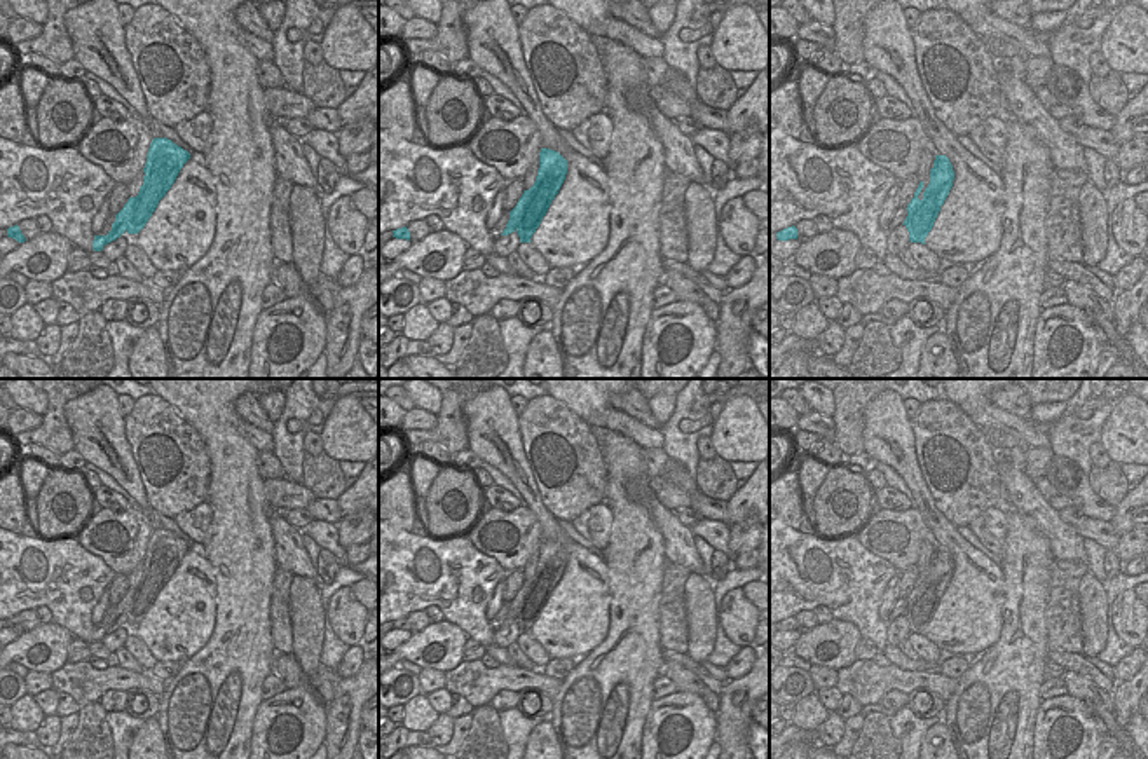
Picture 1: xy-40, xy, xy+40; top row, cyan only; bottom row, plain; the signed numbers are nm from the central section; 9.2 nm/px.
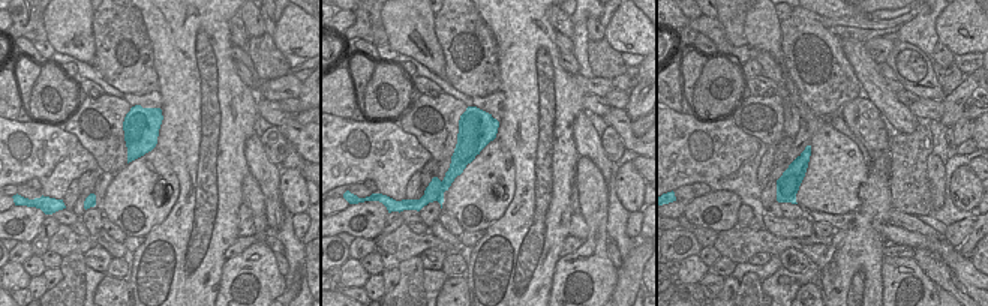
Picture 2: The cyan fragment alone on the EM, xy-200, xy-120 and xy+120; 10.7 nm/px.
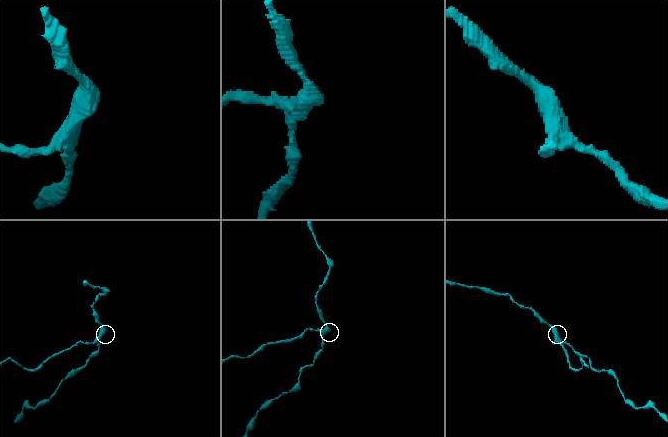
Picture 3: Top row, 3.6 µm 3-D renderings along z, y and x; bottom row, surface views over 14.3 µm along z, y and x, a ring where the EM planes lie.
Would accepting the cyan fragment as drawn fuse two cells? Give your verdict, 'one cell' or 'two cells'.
two cells

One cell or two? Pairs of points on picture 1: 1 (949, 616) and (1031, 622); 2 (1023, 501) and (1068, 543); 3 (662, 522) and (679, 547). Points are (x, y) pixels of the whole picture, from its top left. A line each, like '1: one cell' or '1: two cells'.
1: two cells
2: one cell
3: one cell

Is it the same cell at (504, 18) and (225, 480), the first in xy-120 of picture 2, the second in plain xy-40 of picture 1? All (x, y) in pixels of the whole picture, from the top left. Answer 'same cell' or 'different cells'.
same cell

